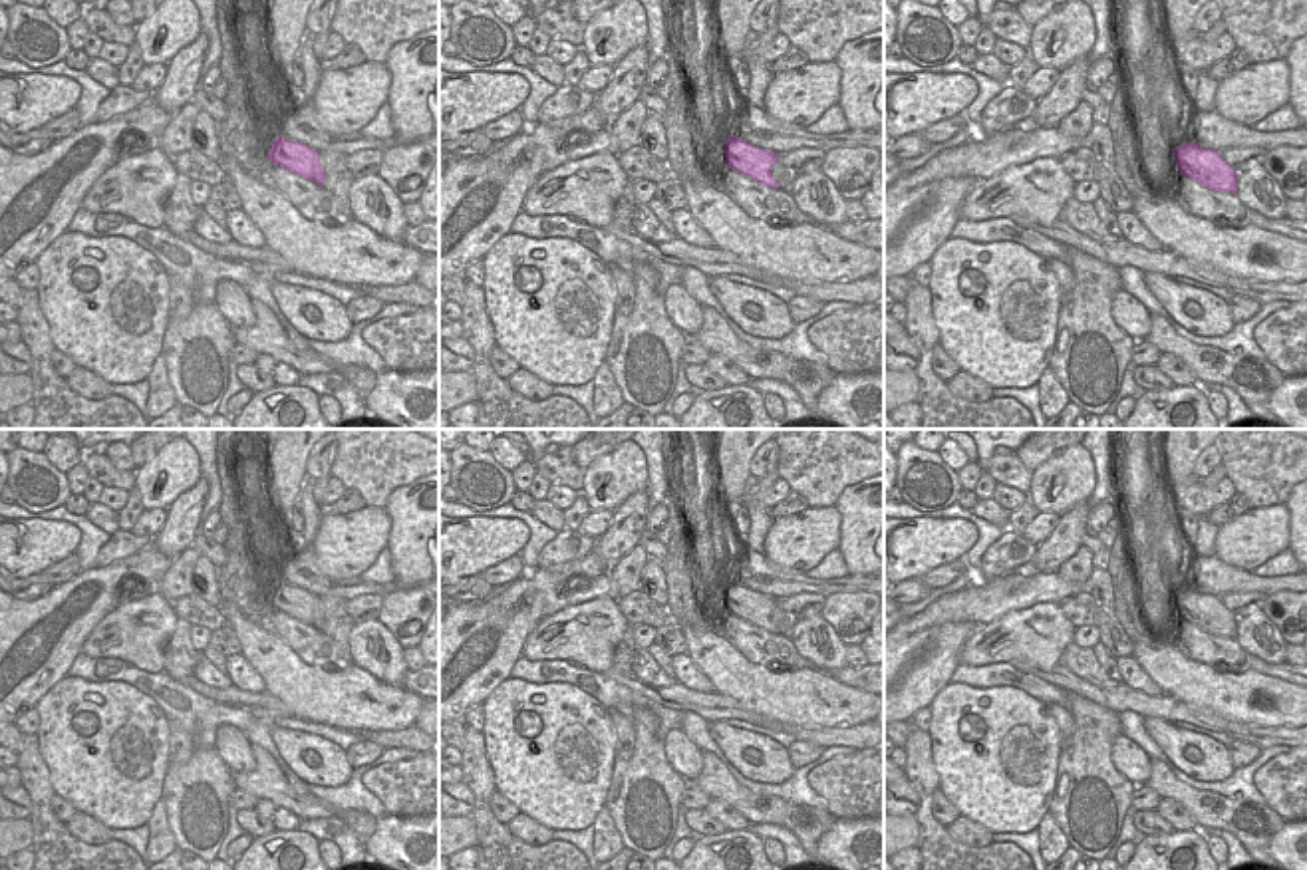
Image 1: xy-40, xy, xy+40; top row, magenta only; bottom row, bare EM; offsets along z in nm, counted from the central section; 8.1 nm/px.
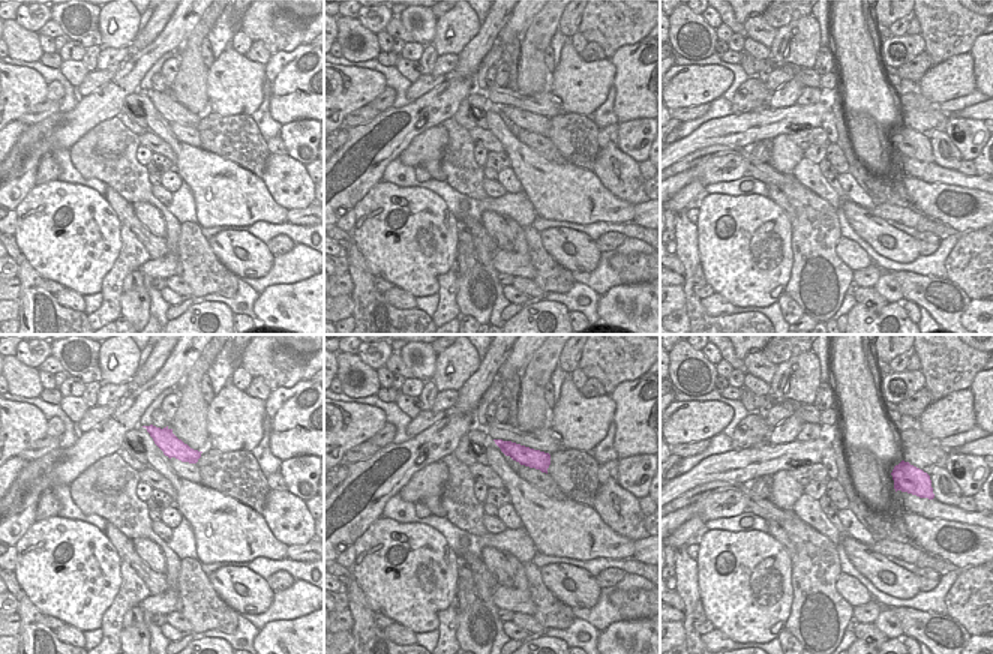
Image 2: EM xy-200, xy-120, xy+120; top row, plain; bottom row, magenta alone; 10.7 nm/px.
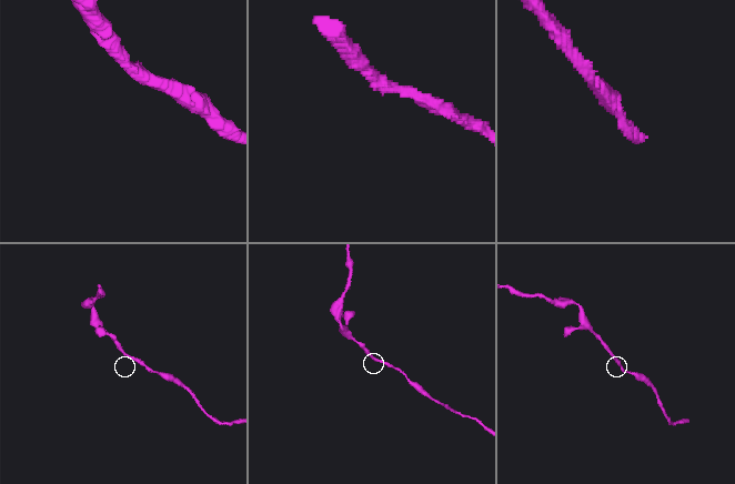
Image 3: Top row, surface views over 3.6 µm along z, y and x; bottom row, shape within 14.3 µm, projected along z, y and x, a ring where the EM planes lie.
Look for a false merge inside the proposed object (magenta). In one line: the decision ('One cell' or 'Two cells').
One cell

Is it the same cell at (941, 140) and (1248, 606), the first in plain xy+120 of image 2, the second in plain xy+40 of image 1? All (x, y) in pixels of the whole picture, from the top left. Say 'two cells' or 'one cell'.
two cells

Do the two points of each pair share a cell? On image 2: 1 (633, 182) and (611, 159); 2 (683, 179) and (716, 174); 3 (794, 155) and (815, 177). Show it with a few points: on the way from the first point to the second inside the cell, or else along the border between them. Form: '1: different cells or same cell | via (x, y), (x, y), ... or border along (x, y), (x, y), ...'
1: same cell | via (627, 176), (617, 165)
2: same cell | via (690, 174), (708, 174)
3: different cells | border along (803, 156), (791, 173)

